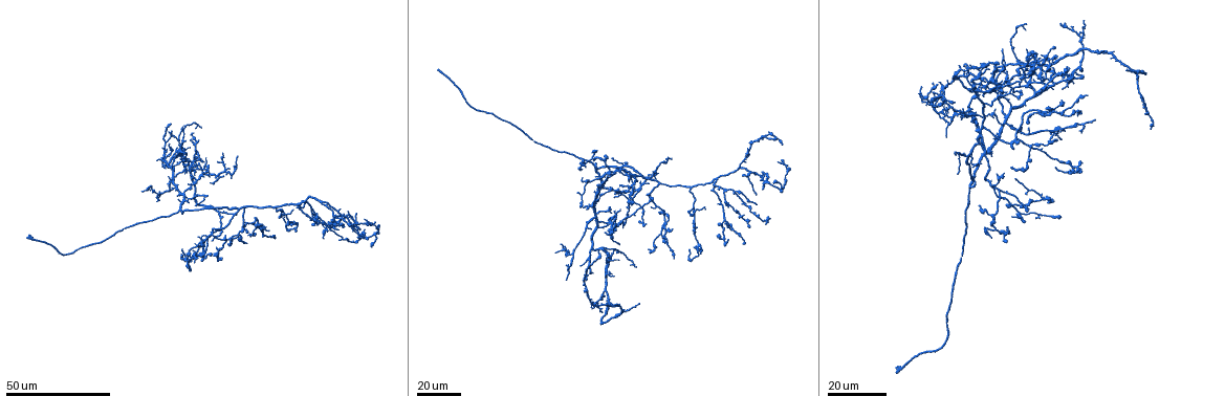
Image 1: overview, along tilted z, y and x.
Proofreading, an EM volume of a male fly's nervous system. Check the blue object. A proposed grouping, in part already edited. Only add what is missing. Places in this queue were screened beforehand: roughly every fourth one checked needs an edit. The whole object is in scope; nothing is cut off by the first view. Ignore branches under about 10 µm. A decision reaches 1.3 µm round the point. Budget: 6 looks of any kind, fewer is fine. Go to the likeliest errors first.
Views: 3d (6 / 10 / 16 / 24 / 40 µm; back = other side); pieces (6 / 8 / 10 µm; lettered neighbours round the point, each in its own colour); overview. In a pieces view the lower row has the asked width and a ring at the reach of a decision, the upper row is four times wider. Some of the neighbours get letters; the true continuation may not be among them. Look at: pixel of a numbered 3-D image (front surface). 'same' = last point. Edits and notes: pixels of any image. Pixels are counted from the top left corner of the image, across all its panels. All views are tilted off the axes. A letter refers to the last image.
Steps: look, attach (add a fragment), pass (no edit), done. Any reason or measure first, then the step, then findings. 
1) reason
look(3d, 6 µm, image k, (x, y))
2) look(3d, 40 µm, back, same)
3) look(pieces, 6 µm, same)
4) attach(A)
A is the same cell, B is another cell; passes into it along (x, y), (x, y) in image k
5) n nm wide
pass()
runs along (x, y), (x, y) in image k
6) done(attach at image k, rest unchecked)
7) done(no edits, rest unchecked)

free end
look(3d, 40 µm, image 1, (1148, 111))

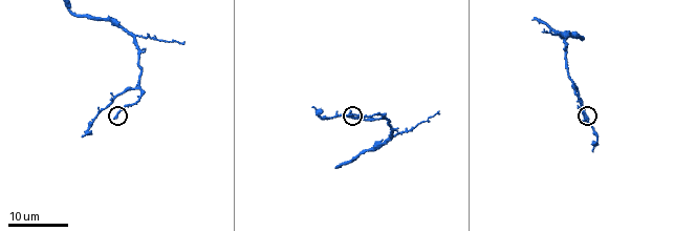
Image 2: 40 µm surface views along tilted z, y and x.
look(pieces, 10 µm, image 2, (115, 116))

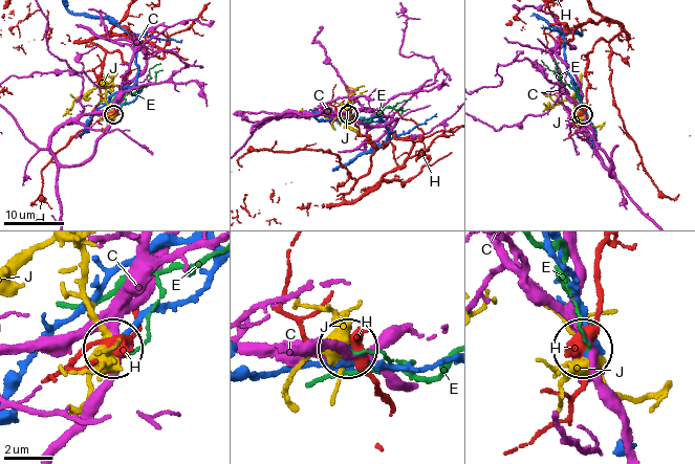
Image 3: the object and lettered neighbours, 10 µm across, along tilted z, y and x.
200 nm wide
pass()
C, E, H and J are other cells; runs along (442, 362), (400, 368), (350, 358), (346, 350) in image 3; none of them fits

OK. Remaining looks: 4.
an open end
look(3d, 40 µm, image 1, (1002, 56))

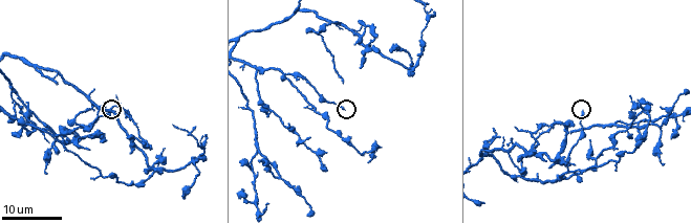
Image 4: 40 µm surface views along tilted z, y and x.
what lies round it
look(pieces, 6 µm, image 4, (581, 112))

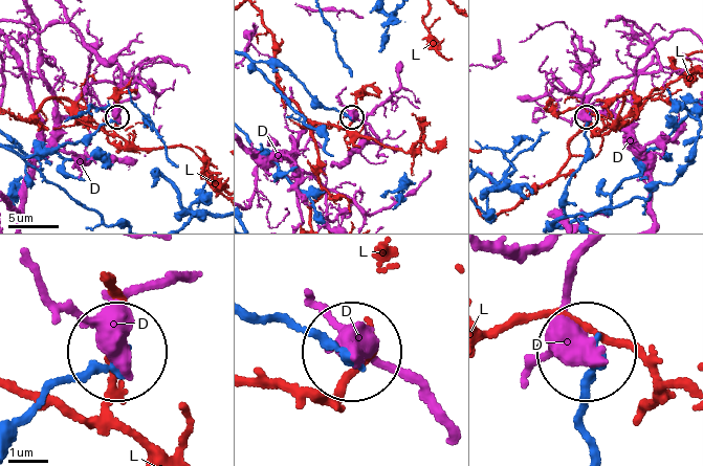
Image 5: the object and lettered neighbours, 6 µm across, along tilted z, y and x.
260 nm wide
pass()
D and L are other cells; none of them fits

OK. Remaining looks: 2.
tapers out
look(3d, 40 µm, image 1, (670, 160))

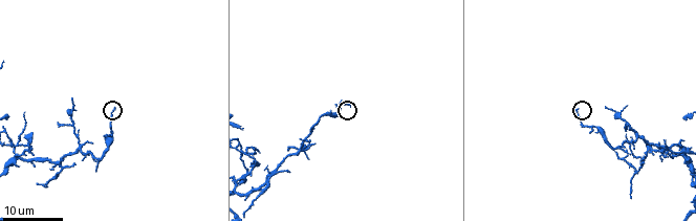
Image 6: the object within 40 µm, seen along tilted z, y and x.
look(pieces, 6 µm, image 6, (576, 111))

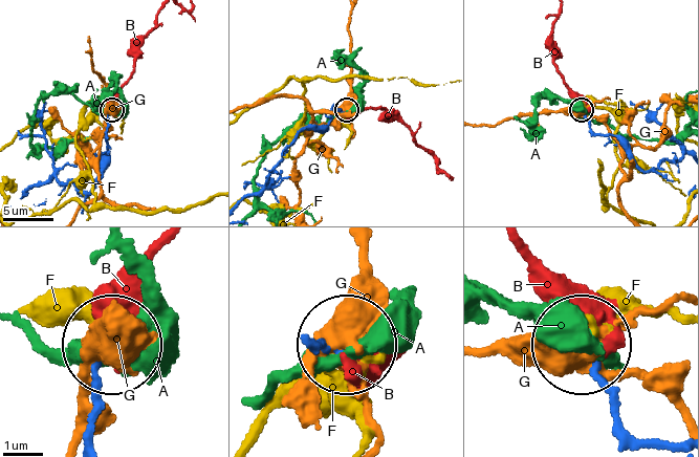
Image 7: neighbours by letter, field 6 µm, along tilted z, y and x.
pass()
A, B, F and G are other cells; none of them fits

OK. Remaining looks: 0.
done(no edits, rest unchecked)

